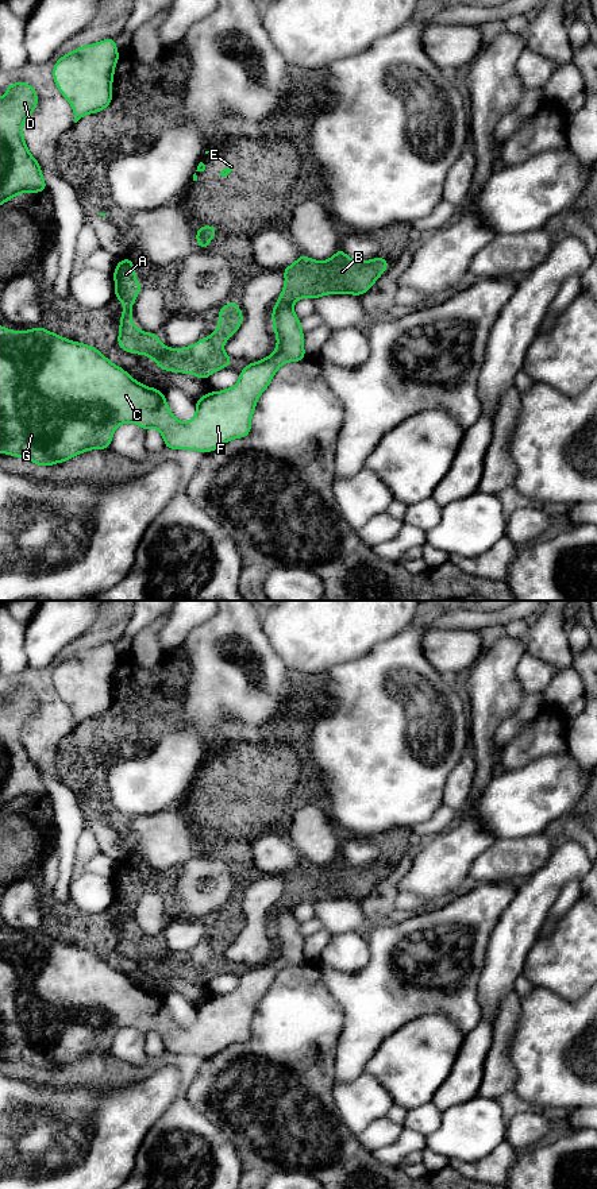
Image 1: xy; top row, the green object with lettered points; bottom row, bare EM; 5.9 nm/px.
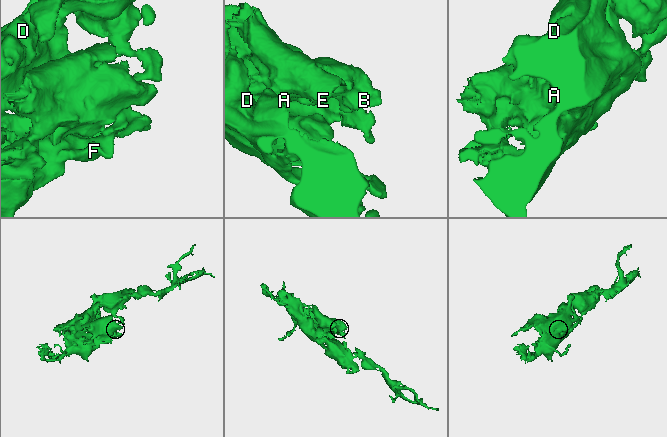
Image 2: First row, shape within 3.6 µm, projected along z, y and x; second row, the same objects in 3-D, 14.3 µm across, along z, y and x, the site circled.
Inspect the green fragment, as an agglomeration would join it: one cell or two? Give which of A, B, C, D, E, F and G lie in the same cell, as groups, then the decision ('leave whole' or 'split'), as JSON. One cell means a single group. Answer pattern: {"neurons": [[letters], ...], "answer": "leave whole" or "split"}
{"neurons": [["A", "B", "E"], ["C", "D", "F", "G"]], "answer": "split"}

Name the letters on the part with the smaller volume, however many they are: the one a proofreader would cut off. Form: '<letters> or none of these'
A, B, E

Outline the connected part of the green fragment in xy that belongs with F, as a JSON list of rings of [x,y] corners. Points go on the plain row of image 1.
[[[276,908],[271,916],[273,934],[277,941],[277,953],[267,962],[249,968],[239,980],[238,988],[234,992],[222,995],[219,997],[208,996],[204,1001],[196,1005],[196,1020],[189,1027],[180,1027],[170,1016],[169,1010],[166,1008],[163,996],[153,992],[147,992],[136,987],[127,976],[120,973],[108,965],[97,953],[88,949],[77,947],[68,945],[59,939],[55,939],[43,931],[32,933],[31,935],[12,935],[0,930],[0,1058],[8,1058],[15,1062],[30,1063],[34,1070],[55,1070],[58,1066],[63,1069],[66,1065],[88,1055],[88,1054],[105,1054],[111,1051],[112,1039],[115,1034],[123,1027],[134,1027],[139,1030],[143,1035],[149,1032],[157,1032],[163,1042],[165,1051],[169,1054],[194,1054],[203,1058],[215,1055],[217,1051],[228,1047],[232,1043],[247,1042],[251,1036],[251,1022],[257,1010],[259,1000],[270,989],[276,976],[288,966],[300,966],[307,962],[304,957],[304,937],[300,931],[301,924],[293,916],[293,908]]]

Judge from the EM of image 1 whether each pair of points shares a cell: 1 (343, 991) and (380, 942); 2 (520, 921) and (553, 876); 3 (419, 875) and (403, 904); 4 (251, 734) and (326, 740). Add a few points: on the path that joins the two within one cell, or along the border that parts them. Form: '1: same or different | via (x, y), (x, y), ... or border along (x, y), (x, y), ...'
1: same | via (357, 985), (380, 962), (380, 956)
2: same | via (528, 910), (543, 887)
3: different | border along (400, 894), (415, 894), (430, 906)
4: different | border along (330, 714), (309, 736), (318, 769)

